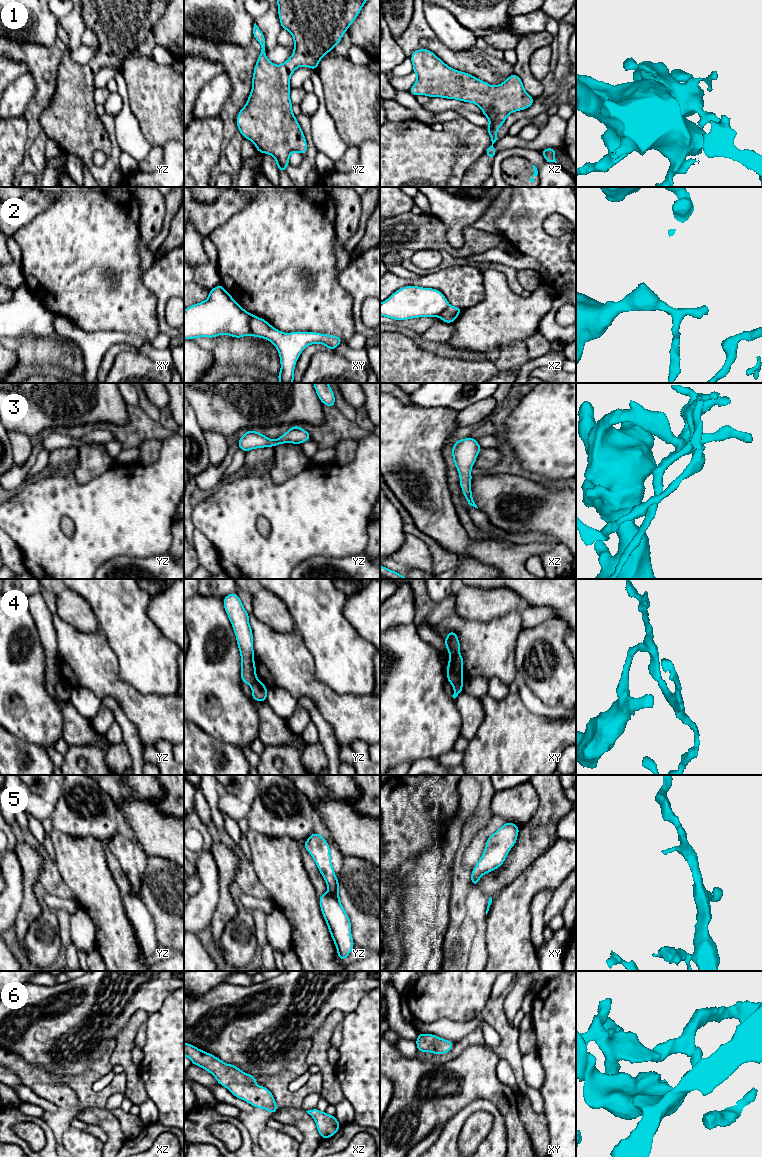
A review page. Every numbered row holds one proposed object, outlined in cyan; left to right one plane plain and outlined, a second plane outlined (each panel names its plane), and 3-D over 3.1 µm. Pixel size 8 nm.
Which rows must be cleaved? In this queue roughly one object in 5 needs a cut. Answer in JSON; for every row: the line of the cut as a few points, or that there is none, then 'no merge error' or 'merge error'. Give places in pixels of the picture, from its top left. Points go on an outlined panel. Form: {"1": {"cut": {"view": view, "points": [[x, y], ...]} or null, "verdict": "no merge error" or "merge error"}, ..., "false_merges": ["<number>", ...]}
{"1": {"cut": null, "verdict": "no merge error"}, "2": {"cut": {"view": "xy", "points": [[253, 315], [250, 321], [250, 334]]}, "verdict": "merge error"}, "3": {"cut": null, "verdict": "no merge error"}, "4": {"cut": {"view": "xy", "points": [[461, 682], [453, 685]]}, "verdict": "merge error"}, "5": {"cut": null, "verdict": "no merge error"}, "6": {"cut": null, "verdict": "no merge error"}, "false_merges": ["2", "4"]}

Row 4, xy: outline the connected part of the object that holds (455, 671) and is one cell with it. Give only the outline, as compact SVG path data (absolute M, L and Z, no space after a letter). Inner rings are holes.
M449 631L444 643L449 652L449 662L447 665L447 680L451 685L462 683L464 680L462 664L464 658L460 655L460 642L458 635L454 631Z

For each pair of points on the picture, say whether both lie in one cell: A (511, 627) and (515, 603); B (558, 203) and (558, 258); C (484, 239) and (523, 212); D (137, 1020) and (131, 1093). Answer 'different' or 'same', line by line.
A: different
B: same
C: different
D: same

